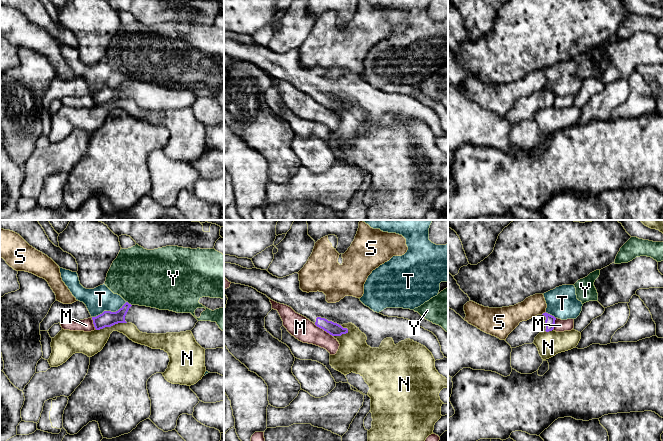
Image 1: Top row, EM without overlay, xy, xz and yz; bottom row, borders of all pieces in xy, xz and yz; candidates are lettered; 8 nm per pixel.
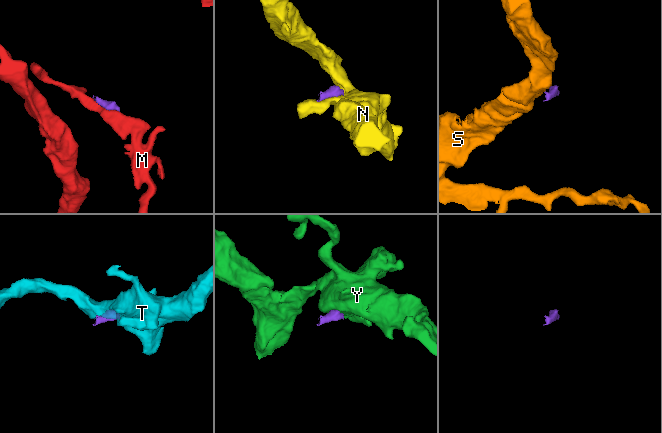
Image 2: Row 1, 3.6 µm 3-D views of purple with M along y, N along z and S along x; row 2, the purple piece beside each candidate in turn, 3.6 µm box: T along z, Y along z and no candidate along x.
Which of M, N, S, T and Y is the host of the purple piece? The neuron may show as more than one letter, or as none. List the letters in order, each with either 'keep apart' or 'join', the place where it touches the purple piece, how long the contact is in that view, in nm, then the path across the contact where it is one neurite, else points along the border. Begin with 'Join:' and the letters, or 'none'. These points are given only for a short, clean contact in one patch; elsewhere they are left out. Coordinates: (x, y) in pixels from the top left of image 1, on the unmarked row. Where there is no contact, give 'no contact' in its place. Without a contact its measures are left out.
Join: none
M: keep apart; contact xz (323, 105); length 180 nm; border xz (314, 100), (332, 112)
N: keep apart; contact xy (111, 101); length 260 nm; border xy (126, 98), (118, 98), (96, 106)
S: keep apart; contact yz (543, 89); length 50 nm; border yz (545, 87), (541, 90)
T: keep apart; contact xy (109, 87); length 300 nm; border xy (126, 78), (115, 87), (103, 87), (92, 93)
Y: keep apart; contact xy (128, 79); length 60 nm; border xy (126, 77), (131, 81)

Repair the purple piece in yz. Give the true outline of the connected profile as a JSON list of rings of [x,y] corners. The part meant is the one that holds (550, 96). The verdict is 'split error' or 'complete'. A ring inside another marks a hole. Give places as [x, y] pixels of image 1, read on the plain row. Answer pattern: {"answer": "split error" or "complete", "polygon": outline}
{"answer": "split error", "polygon": [[[545,88],[527,97],[522,97],[508,111],[505,117],[511,124],[516,124],[524,120],[532,120],[539,109],[549,108],[554,105],[555,96],[554,92]]]}

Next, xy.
{"answer": "split error", "polygon": [[[126,78],[118,87],[104,87],[92,93],[96,106],[118,99],[132,99],[142,109],[166,110],[191,107],[198,96],[191,89],[176,89],[169,86],[131,81]]]}

